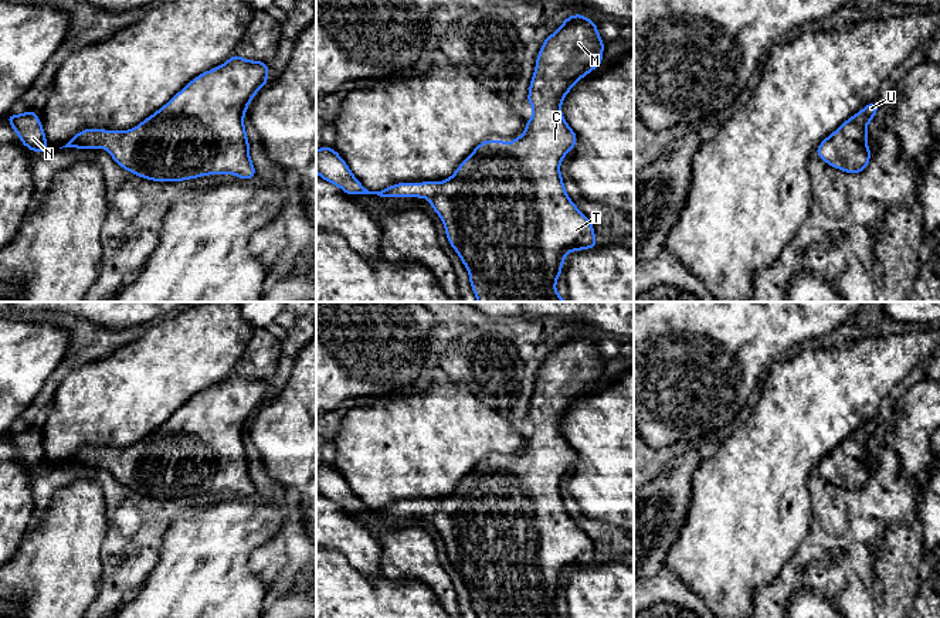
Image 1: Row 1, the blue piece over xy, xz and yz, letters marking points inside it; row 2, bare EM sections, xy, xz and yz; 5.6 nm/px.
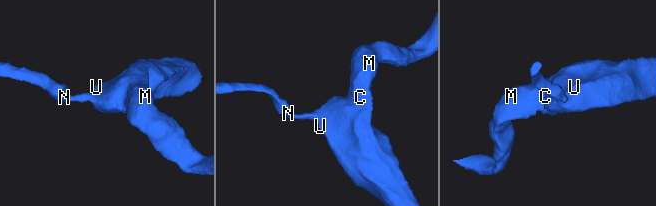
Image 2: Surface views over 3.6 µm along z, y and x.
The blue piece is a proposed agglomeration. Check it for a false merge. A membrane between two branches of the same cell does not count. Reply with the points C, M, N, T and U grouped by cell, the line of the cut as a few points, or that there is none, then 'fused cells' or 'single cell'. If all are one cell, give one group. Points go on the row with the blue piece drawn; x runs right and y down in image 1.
C M N T U | no cut | single cell

